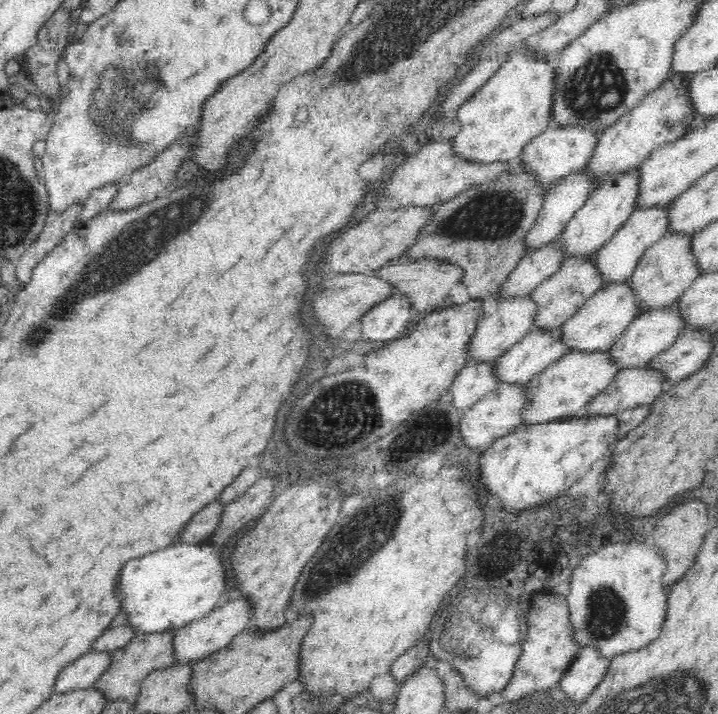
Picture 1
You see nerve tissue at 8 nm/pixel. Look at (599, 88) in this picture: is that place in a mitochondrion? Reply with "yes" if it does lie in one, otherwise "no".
yes

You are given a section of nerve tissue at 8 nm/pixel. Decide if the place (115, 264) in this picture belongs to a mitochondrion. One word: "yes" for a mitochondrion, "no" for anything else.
yes

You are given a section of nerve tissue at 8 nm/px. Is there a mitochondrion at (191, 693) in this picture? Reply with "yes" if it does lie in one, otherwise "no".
no

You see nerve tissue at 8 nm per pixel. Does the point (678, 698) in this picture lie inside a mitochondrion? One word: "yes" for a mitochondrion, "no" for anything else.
yes

